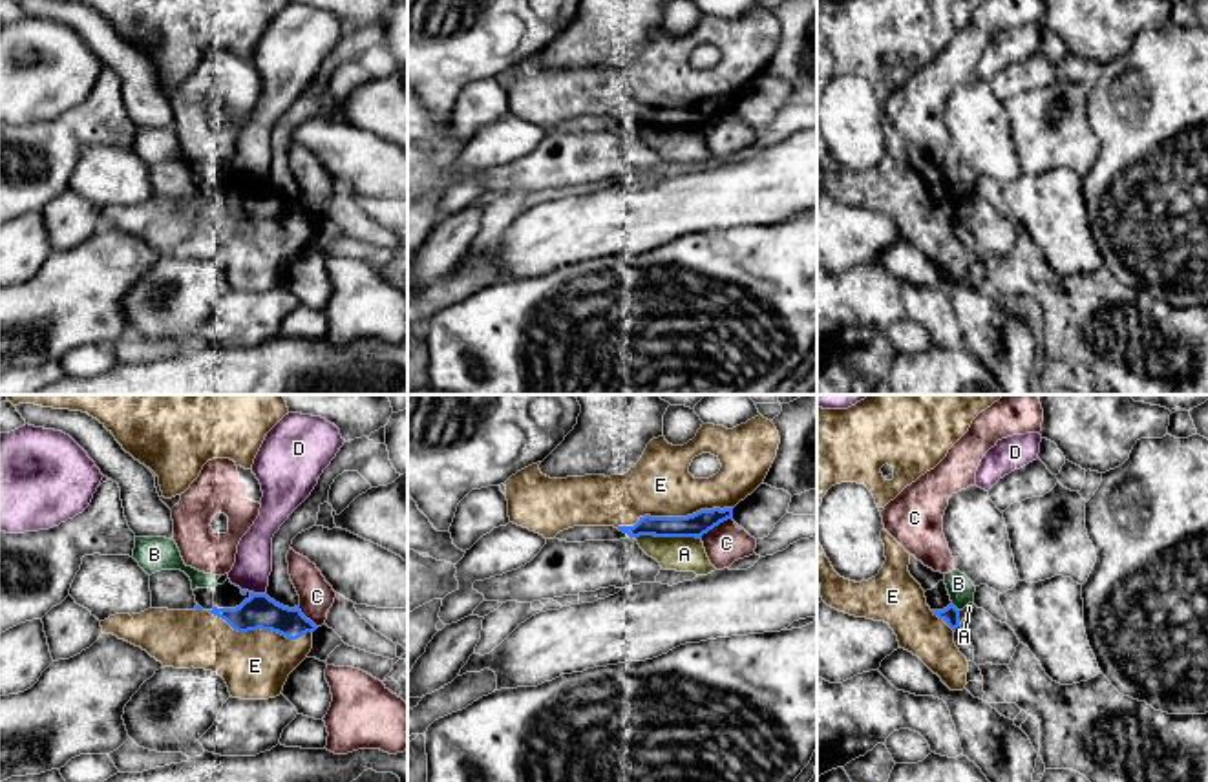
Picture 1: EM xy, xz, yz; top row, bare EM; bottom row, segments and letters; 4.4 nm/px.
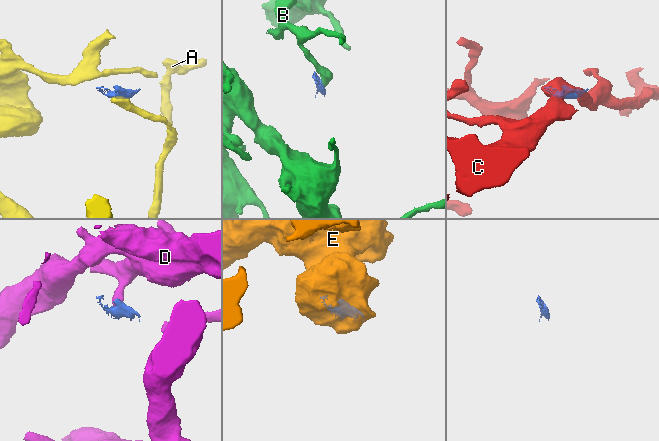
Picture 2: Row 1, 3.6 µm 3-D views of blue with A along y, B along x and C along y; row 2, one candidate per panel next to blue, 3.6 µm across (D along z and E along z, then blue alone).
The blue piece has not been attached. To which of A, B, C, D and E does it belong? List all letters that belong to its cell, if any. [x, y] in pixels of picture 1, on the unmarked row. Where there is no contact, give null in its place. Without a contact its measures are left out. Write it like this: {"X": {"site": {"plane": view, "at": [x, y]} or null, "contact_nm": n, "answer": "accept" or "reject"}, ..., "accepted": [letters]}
{"A": {"site": {"plane": "xz", "at": [667, 126]}, "contact_nm": 300, "answer": "reject"}, "B": {"site": {"plane": "yz", "at": [954, 198]}, "contact_nm": 50, "answer": "reject"}, "C": {"site": {"plane": "xz", "at": [715, 116]}, "contact_nm": 170, "answer": "reject"}, "D": {"site": {"plane": "xy", "at": [258, 185]}, "contact_nm": 70, "answer": "reject"}, "E": {"site": {"plane": "xz", "at": [673, 108]}, "contact_nm": 500, "answer": "accept"}, "accepted": ["E"]}

